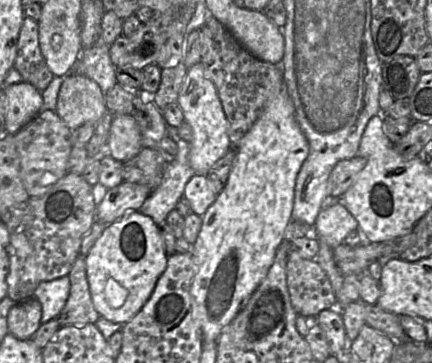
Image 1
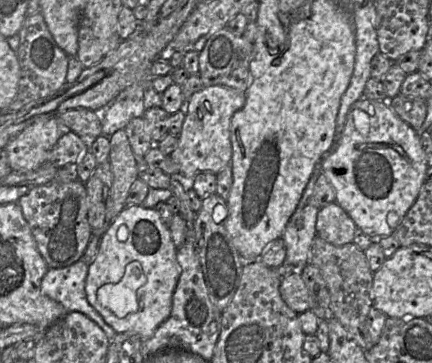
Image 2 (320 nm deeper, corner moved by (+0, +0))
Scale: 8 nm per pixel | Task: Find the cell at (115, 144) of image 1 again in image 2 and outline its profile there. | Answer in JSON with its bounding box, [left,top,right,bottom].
[57,109,102,143]

